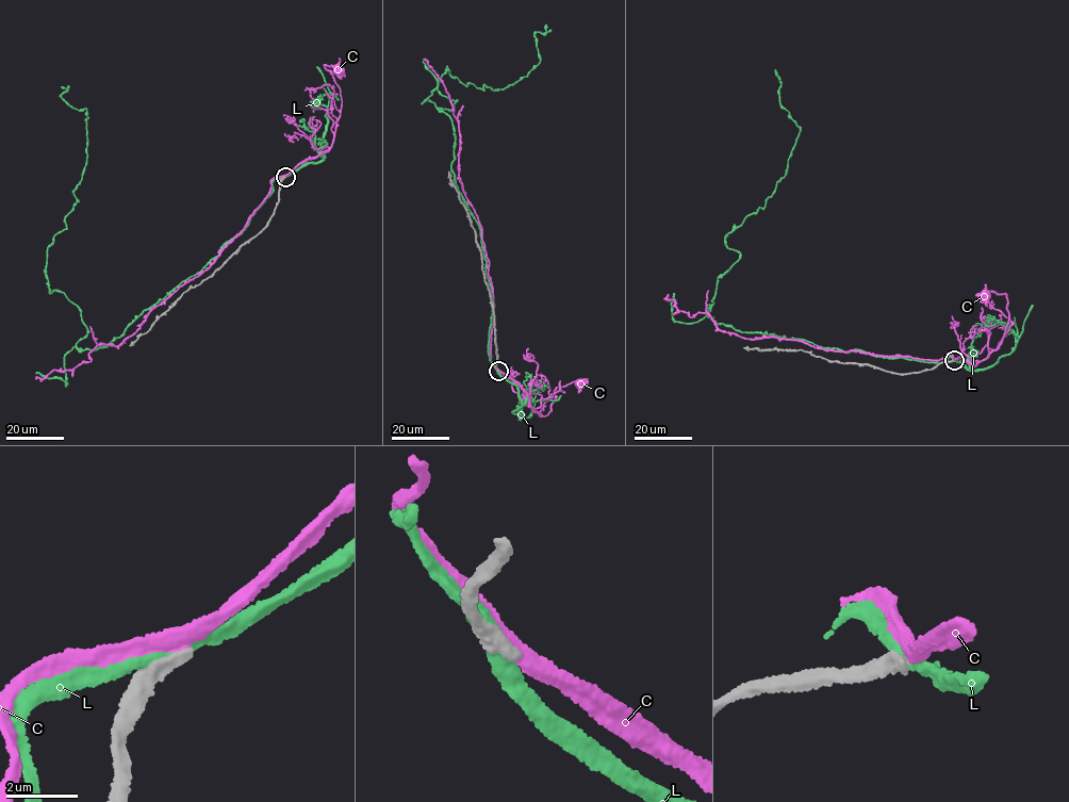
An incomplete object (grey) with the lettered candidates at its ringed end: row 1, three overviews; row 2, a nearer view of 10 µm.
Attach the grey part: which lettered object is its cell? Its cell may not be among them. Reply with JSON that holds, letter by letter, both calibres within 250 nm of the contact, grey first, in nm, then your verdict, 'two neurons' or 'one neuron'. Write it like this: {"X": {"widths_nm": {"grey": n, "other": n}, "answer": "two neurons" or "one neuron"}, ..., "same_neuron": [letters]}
{"C": {"widths_nm": {"grey": 440, "other": 360}, "answer": "two neurons"}, "L": {"widths_nm": {"grey": 500, "other": 360}, "answer": "two neurons"}, "same_neuron": []}

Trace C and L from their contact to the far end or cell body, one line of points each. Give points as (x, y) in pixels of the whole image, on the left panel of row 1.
C: (283, 177), (330, 147), (342, 104), (341, 88), (325, 65), (339, 68)
L: (283, 178), (198, 272), (109, 344), (78, 348), (81, 311), (46, 267), (85, 165), (86, 109), (61, 86)

